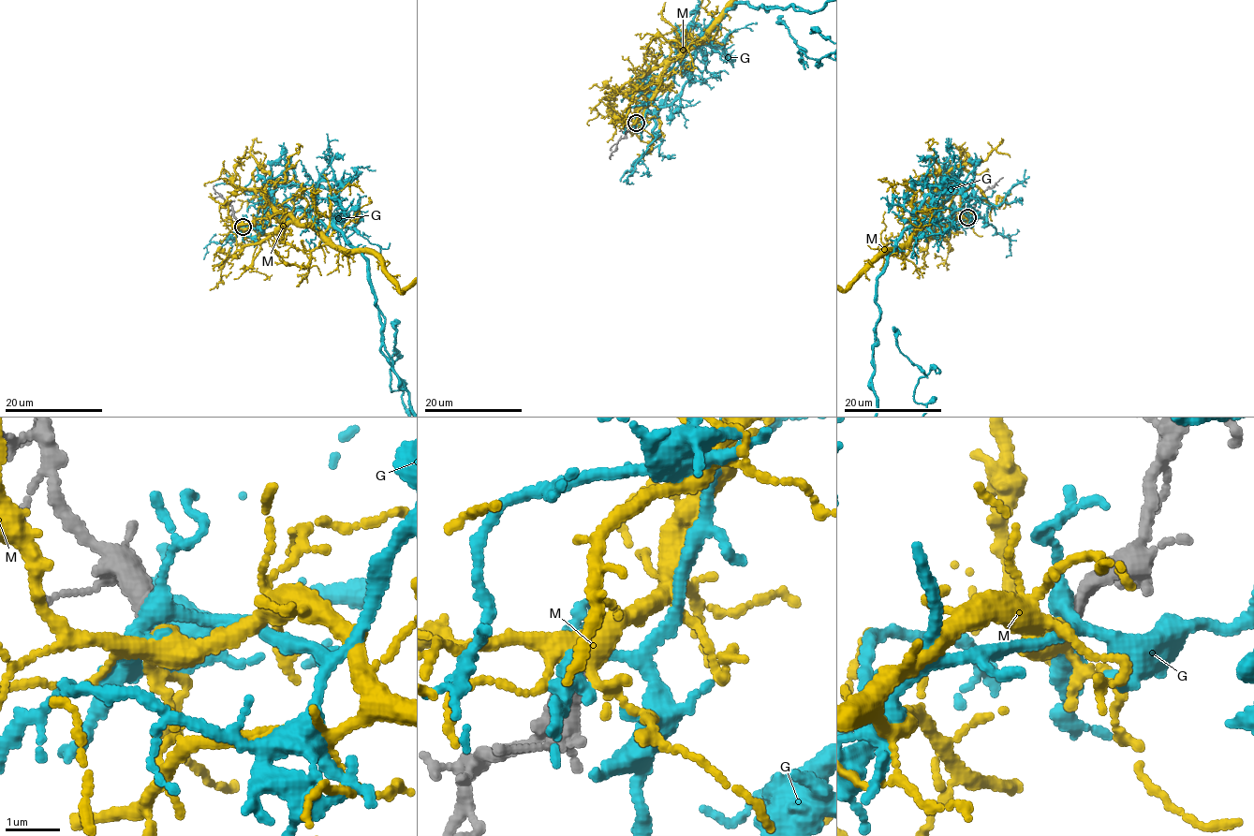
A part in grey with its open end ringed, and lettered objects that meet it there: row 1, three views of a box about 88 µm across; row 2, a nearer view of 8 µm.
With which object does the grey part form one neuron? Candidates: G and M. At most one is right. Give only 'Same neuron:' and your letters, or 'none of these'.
Same neuron: M

